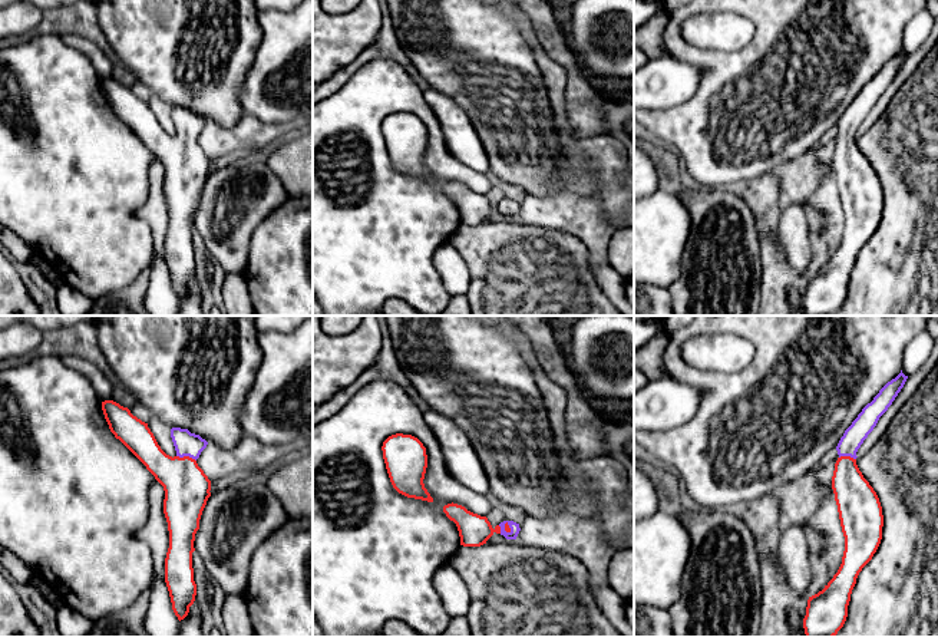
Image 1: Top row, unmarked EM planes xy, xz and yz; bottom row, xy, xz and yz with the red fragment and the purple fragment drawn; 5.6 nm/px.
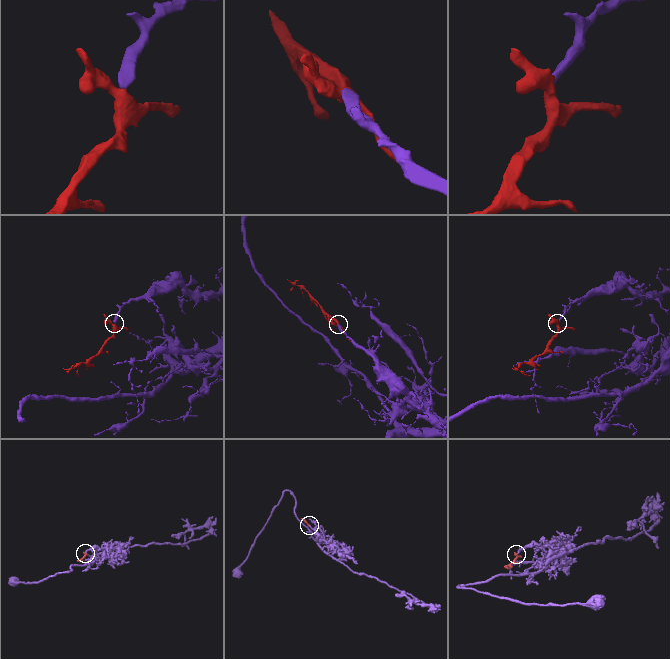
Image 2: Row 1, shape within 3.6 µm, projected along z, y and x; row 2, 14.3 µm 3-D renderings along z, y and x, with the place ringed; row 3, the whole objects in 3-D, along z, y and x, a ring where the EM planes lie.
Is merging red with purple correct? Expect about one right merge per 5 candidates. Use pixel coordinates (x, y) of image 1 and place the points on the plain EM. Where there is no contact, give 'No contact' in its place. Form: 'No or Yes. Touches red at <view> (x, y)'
Yes. Touches red at xy (187, 135)

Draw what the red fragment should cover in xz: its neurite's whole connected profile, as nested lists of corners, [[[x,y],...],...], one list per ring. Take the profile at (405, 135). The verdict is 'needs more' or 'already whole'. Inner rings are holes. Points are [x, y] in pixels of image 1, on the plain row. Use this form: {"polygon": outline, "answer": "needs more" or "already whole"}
{"polygon": [[[396,112],[383,121],[382,129],[393,166],[407,176],[433,181],[423,162],[427,146],[423,122],[412,113]]], "answer": "already whole"}

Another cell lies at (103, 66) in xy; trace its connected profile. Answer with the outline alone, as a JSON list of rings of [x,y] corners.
[[[73,33],[63,34],[62,40],[69,47],[76,49],[80,53],[83,53],[90,60],[98,76],[102,80],[110,79],[112,72],[113,72],[112,59],[109,59],[106,53],[99,46],[96,46],[92,40],[73,34]]]

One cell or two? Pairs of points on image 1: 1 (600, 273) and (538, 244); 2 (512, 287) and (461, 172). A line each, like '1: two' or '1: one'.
1: two
2: two

